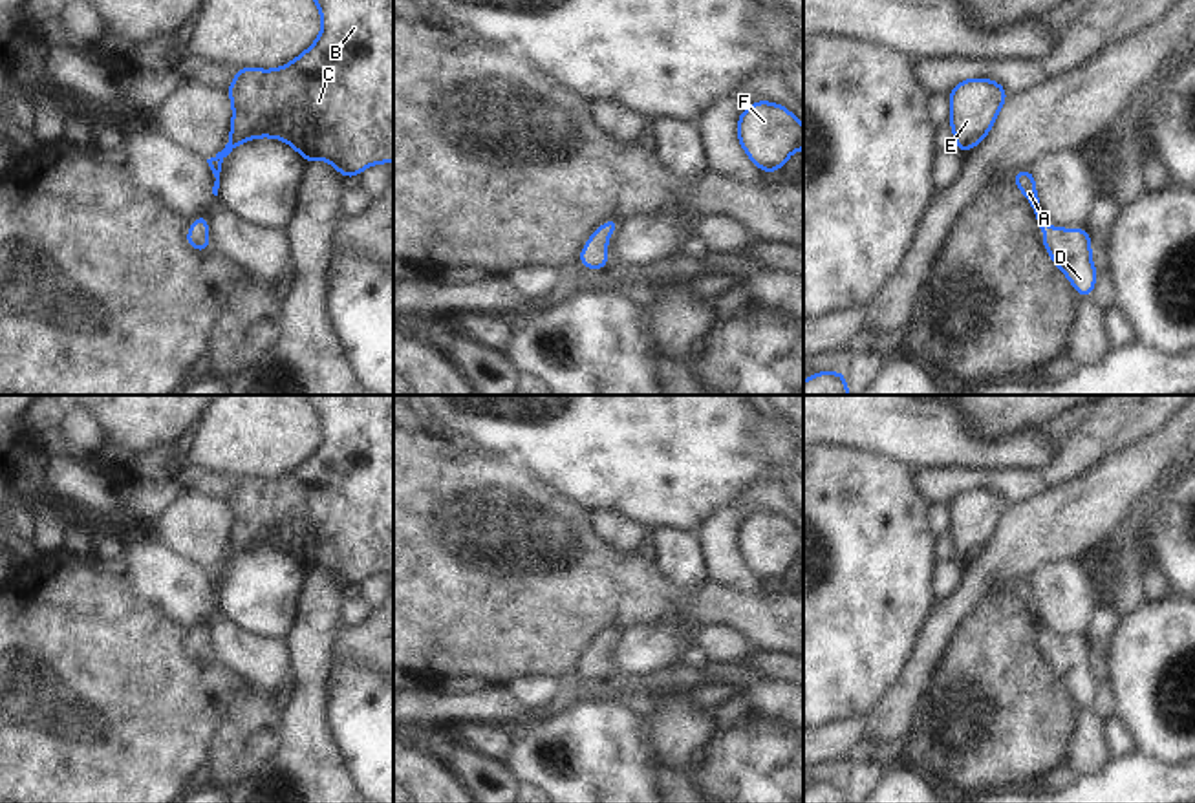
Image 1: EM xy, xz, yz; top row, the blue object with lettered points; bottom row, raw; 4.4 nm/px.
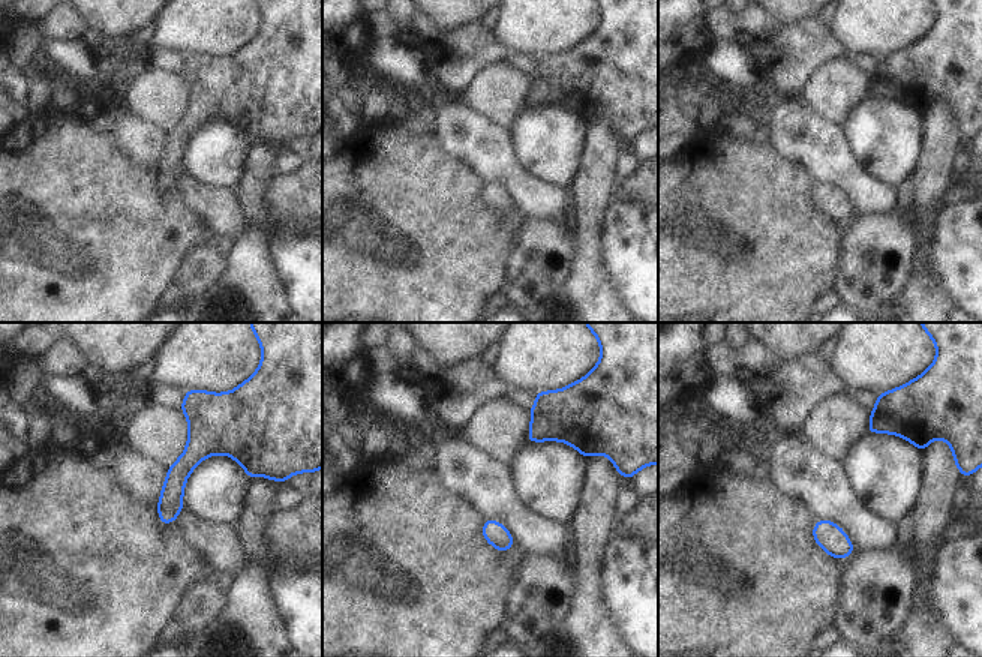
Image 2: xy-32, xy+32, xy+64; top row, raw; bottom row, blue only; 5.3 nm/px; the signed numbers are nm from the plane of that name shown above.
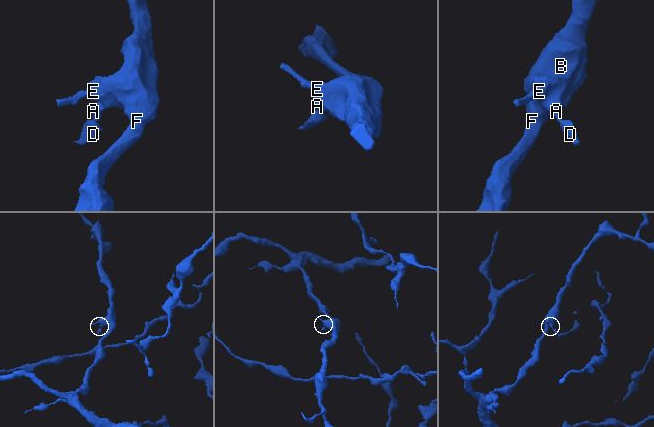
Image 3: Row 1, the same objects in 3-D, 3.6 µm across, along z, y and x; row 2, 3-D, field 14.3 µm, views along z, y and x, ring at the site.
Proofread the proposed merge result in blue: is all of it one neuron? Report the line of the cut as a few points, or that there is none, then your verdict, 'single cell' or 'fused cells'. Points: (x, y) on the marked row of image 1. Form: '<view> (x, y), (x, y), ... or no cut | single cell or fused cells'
no cut | single cell

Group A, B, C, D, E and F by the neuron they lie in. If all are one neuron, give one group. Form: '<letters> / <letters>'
A B C D E F

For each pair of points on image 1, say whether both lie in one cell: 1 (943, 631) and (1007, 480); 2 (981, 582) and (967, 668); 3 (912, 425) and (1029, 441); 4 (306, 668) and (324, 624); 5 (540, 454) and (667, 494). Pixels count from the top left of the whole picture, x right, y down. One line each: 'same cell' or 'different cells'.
1: different cells
2: different cells
3: same cell
4: same cell
5: same cell

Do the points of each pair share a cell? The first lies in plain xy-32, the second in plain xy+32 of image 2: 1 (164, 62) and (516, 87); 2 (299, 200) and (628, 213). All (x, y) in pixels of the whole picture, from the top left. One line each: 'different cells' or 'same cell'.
1: different cells
2: different cells

